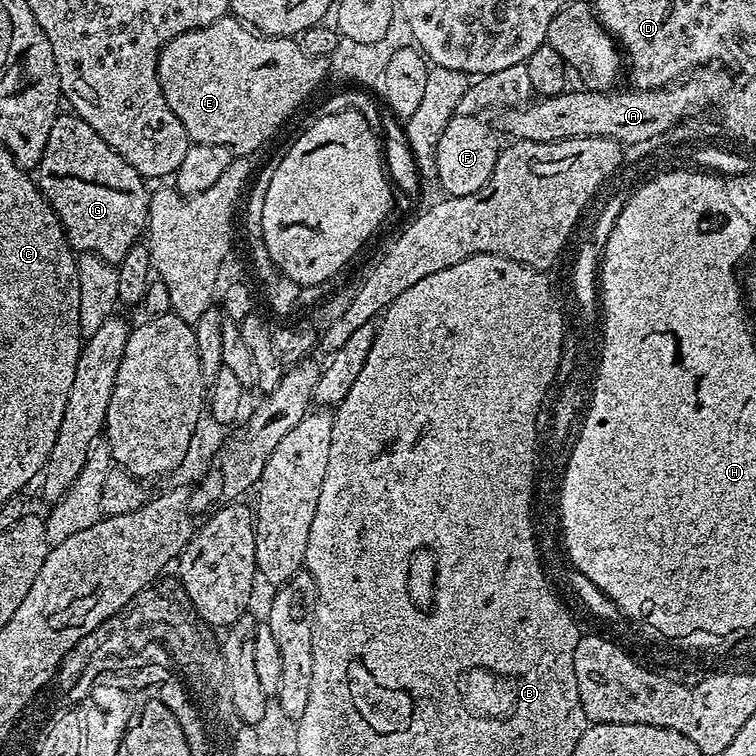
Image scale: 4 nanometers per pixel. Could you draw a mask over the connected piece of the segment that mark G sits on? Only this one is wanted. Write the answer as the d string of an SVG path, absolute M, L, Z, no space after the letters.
M61 114L56 117L54 127L50 129L50 138L46 142L46 150L42 150L40 163L34 169L34 179L40 192L46 198L46 202L59 218L64 237L68 239L68 245L77 253L92 252L93 255L102 257L110 264L119 265L120 259L130 250L130 246L134 246L145 235L148 226L148 201L150 199L150 188L144 185L147 184L145 177L140 176L138 170L134 170L134 166L130 166L130 162L126 162L126 158L119 156L109 144L102 142L102 138L94 130L94 126L90 126L82 117L75 114Z

